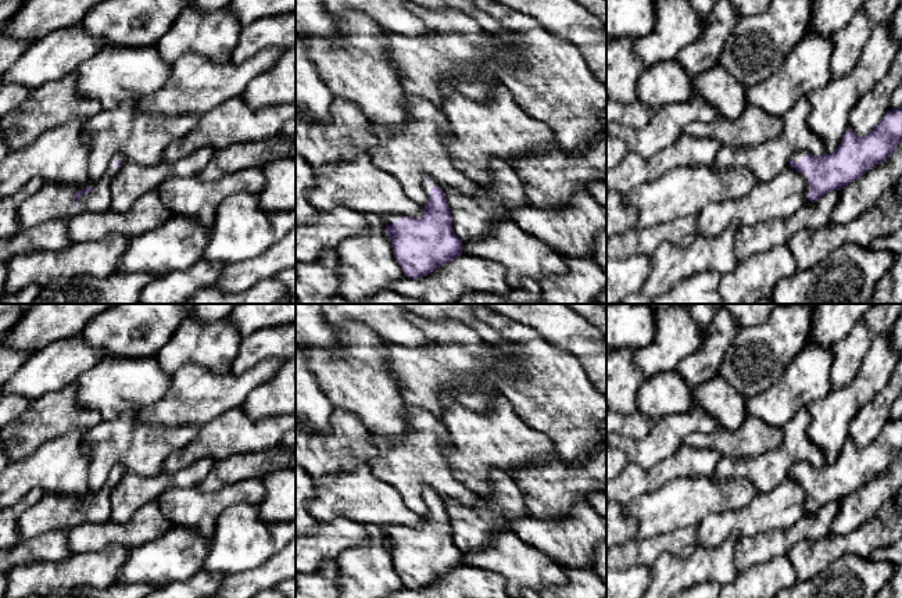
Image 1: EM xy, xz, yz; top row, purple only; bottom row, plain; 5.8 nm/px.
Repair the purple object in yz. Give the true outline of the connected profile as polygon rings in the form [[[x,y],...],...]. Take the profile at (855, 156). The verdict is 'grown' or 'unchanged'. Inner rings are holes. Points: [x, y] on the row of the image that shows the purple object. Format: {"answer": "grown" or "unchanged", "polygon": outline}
{"answer": "grown", "polygon": [[[902,107],[887,111],[881,122],[866,136],[856,136],[851,129],[842,136],[841,144],[831,154],[812,155],[808,151],[794,154],[790,165],[794,166],[805,180],[805,203],[817,201],[826,193],[841,190],[848,183],[858,180],[869,169],[885,161],[902,140]]]}

